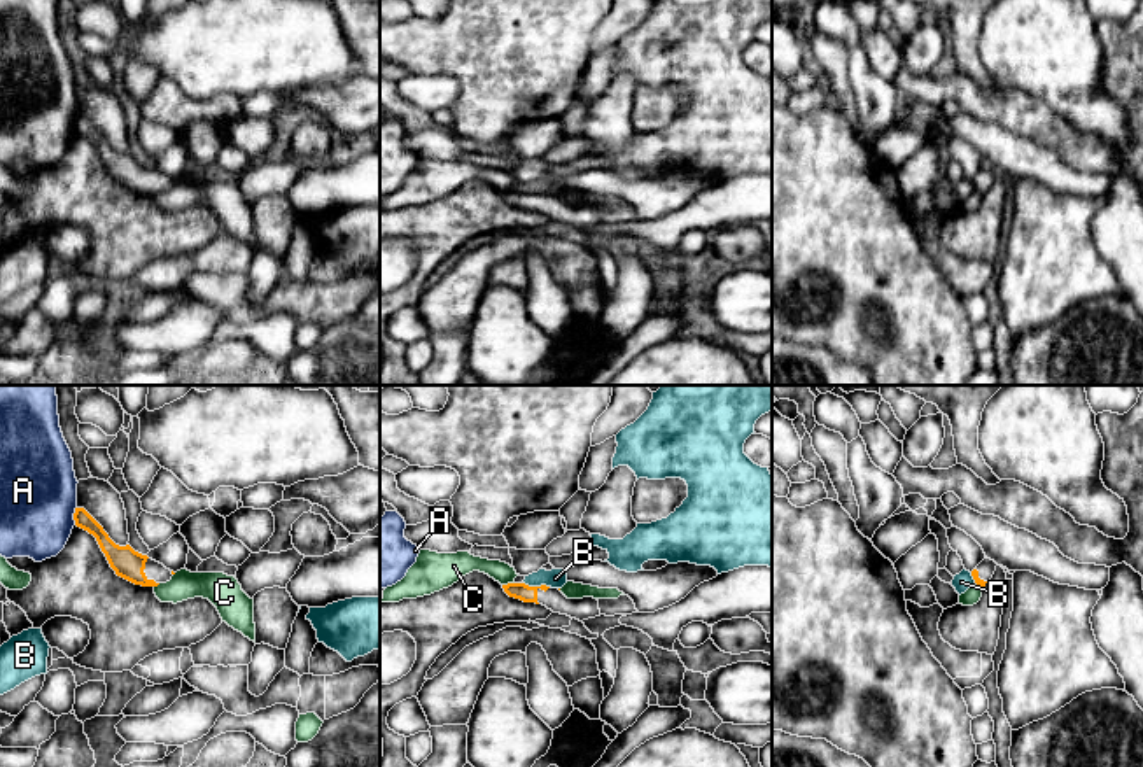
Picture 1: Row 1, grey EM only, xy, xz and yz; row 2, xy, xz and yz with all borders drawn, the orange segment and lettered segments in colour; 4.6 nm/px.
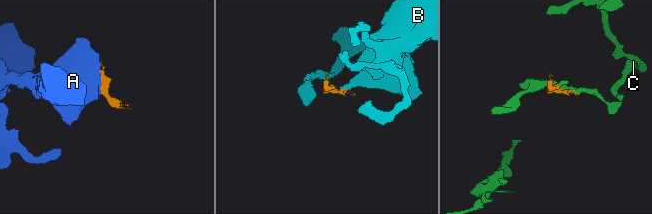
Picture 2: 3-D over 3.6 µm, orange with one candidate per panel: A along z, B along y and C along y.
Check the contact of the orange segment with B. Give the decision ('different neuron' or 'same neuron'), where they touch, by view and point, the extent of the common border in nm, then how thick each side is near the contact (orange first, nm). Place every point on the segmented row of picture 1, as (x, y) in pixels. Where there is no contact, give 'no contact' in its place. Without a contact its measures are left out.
different neuron; meets orange in xz at (536, 587); contact 120 nm long; 80 nm thick on the orange side, 90 nm on the other

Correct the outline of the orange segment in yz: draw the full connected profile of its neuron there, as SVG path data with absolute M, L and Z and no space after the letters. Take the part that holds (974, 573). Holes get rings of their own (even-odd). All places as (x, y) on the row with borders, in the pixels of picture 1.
M984 559L973 571L971 576L975 580L977 585L985 587L985 583L992 578L994 571L996 571L996 562L991 559Z

